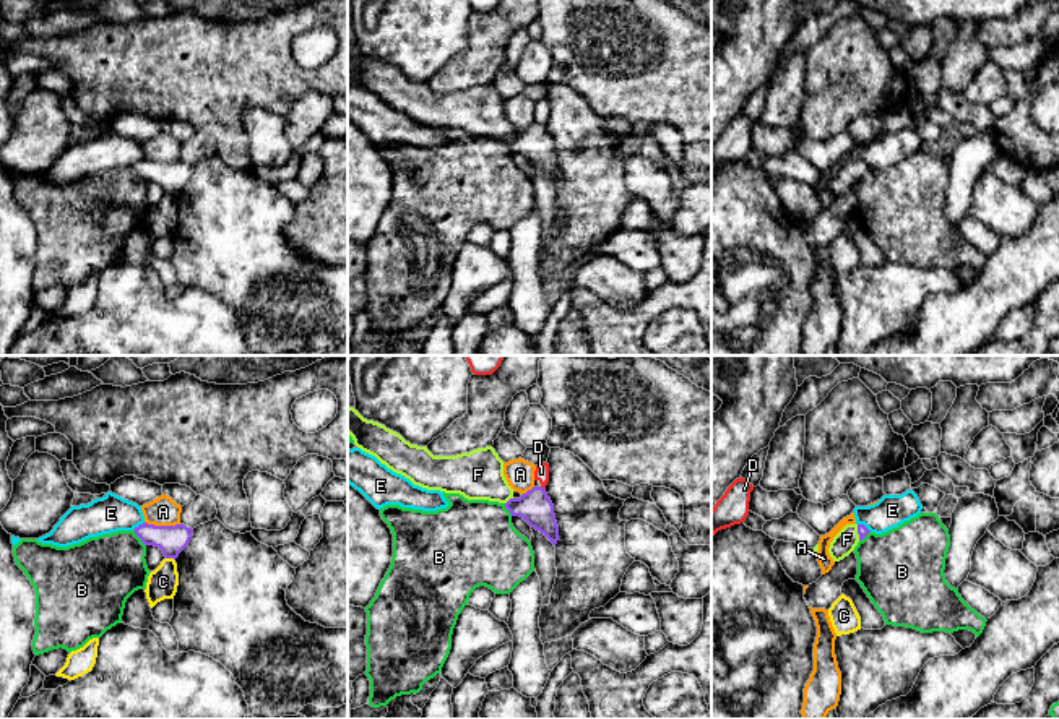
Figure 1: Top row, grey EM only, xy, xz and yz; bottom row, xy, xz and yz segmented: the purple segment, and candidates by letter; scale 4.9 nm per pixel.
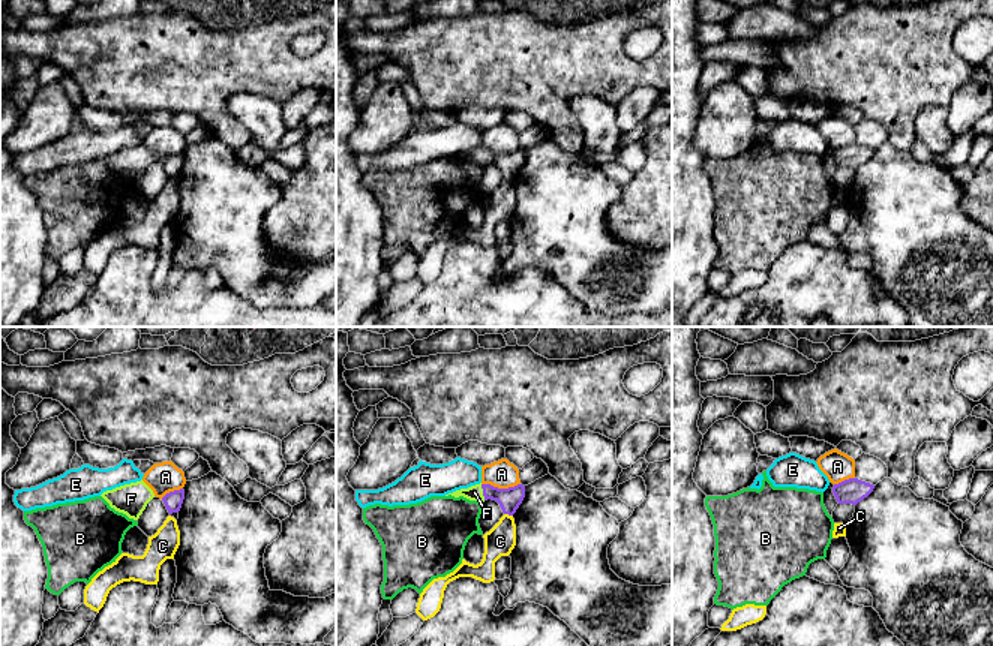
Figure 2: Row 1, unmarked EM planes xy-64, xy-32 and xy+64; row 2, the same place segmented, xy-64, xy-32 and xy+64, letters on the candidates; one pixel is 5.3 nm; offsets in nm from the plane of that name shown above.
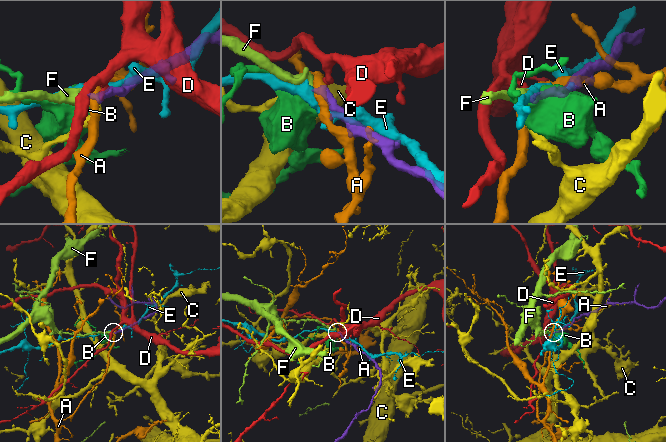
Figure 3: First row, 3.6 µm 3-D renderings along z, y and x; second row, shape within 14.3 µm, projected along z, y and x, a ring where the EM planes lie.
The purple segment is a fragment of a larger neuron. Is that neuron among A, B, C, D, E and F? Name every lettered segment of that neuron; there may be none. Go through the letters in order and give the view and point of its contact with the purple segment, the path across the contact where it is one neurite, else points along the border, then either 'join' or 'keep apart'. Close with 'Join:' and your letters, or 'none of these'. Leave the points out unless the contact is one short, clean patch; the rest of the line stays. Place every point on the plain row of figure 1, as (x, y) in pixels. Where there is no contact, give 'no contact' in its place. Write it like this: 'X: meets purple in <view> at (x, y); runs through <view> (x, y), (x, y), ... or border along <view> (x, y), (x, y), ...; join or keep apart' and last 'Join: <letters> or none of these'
A: meets purple in xy at (163, 163); keep apart
B: meets purple in xy at (138, 172); border along xy (133, 166), (145, 182); keep apart
C: meets purple in xy at (171, 193); keep apart
D: meets purple in xz at (541, 124); border along xz (541, 122), (544, 125); keep apart
E: meets purple in xy at (138, 163); keep apart
F: meets purple in xz at (509, 137); runs through xz (535, 143), (515, 143), (509, 137), (478, 111); join
Join: F

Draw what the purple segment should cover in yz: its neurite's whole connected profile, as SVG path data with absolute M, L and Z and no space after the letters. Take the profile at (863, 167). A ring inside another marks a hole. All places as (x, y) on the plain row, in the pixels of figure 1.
M846 161L830 179L828 190L833 198L848 193L869 169L864 161Z

